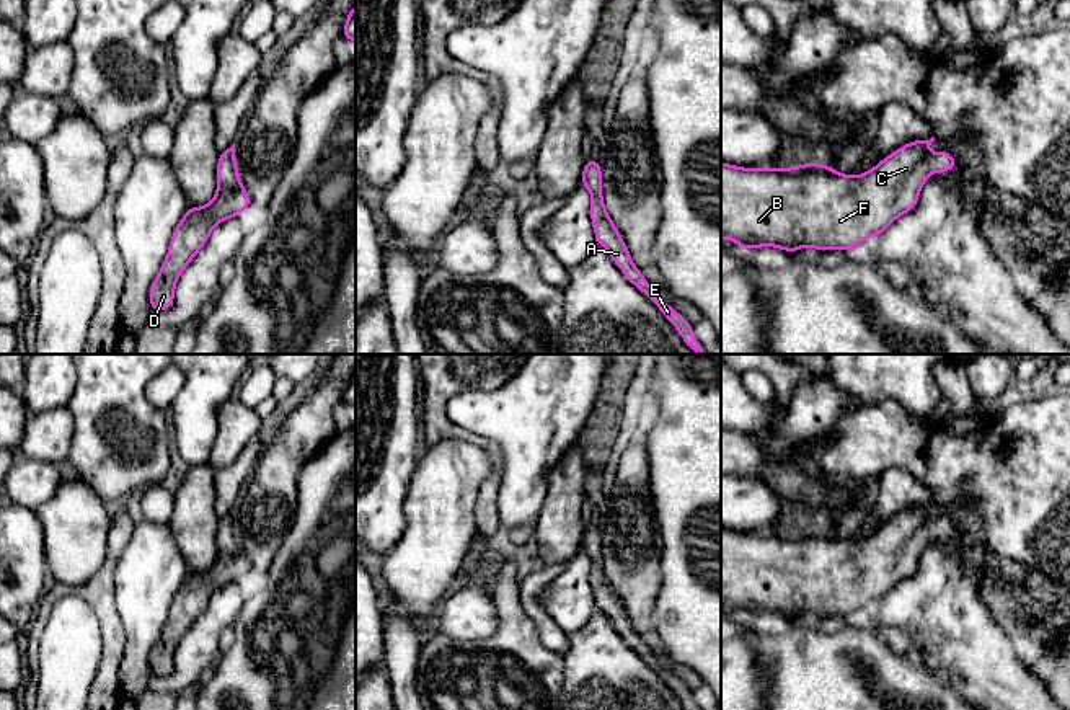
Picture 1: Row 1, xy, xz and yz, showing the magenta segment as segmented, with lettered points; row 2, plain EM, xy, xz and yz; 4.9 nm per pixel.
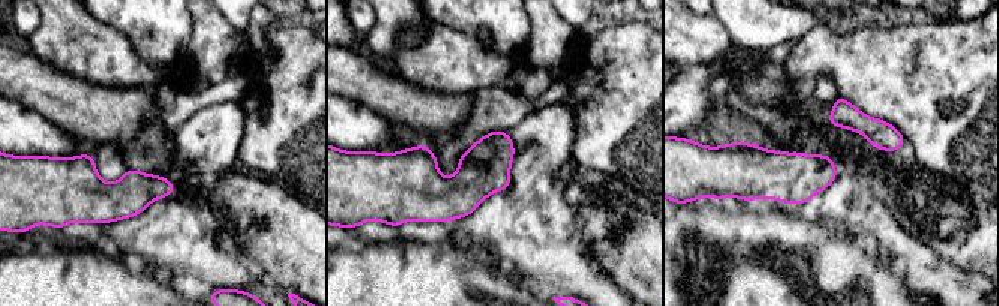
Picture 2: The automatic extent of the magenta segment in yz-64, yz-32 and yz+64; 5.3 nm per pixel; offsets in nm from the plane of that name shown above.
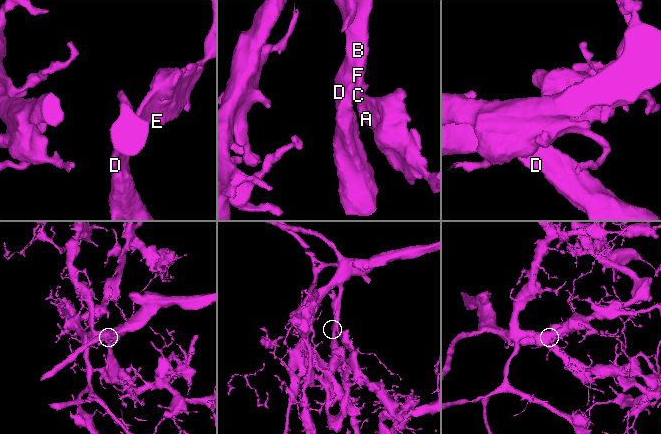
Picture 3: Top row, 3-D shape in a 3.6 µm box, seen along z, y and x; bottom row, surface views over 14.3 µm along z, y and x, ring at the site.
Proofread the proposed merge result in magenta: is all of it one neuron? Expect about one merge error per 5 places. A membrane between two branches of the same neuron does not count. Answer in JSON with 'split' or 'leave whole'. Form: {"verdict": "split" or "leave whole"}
{"verdict": "leave whole"}

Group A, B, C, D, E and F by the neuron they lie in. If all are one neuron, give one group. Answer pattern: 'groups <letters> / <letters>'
groups A B C D E F

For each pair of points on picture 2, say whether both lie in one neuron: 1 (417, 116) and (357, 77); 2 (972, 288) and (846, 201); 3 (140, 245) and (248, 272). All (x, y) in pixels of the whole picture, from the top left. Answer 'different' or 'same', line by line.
1: same
2: same
3: same

